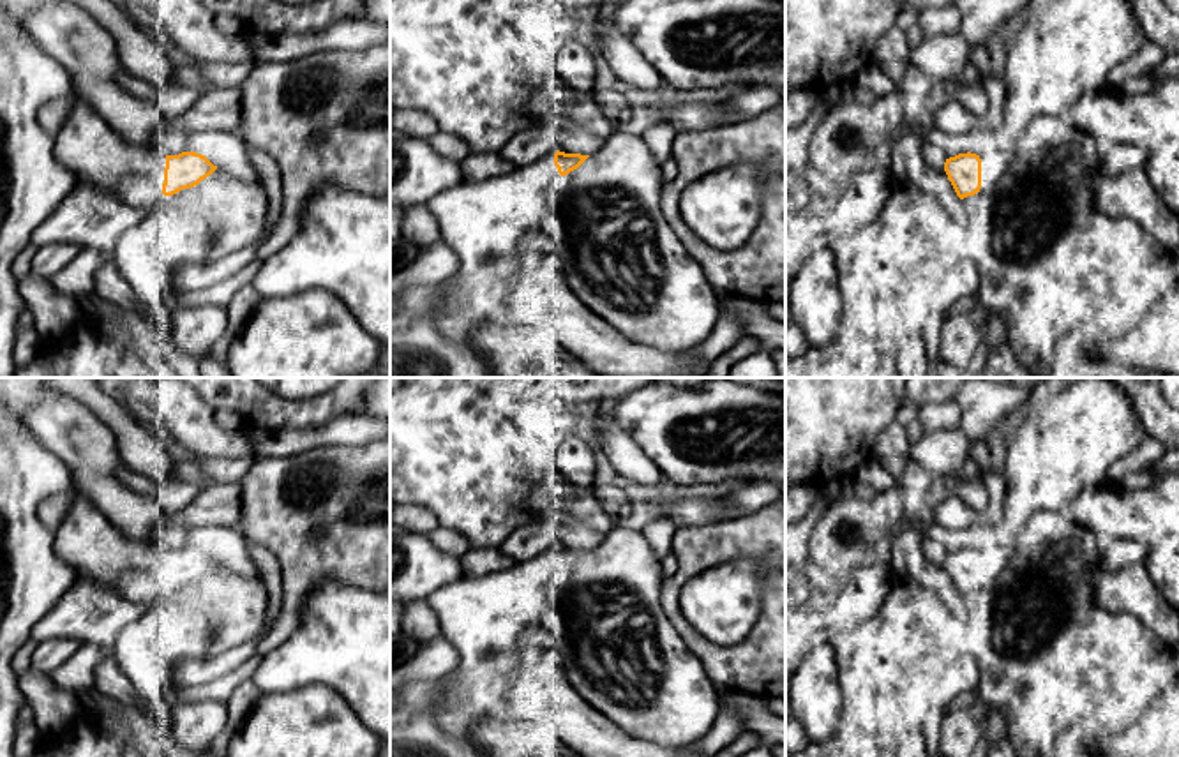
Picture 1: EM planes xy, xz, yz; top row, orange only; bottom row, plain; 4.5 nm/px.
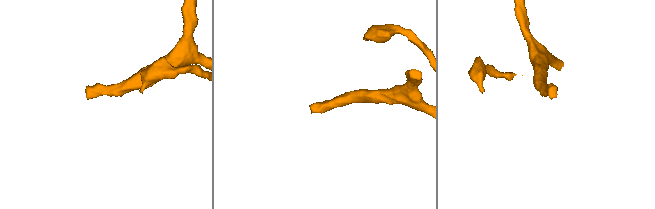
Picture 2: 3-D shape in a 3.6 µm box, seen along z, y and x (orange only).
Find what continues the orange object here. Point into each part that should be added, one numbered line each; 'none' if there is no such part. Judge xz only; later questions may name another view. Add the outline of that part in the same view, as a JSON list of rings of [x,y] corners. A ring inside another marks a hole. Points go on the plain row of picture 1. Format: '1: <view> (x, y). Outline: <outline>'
1: xz (484, 618). Outline: [[[549,549],[508,570],[464,575],[425,598],[443,637],[457,649],[459,663],[441,681],[438,708],[390,711],[390,757],[485,757],[473,746],[471,732],[508,702],[508,692],[521,667],[522,635],[540,626],[556,570],[554,549]]]

